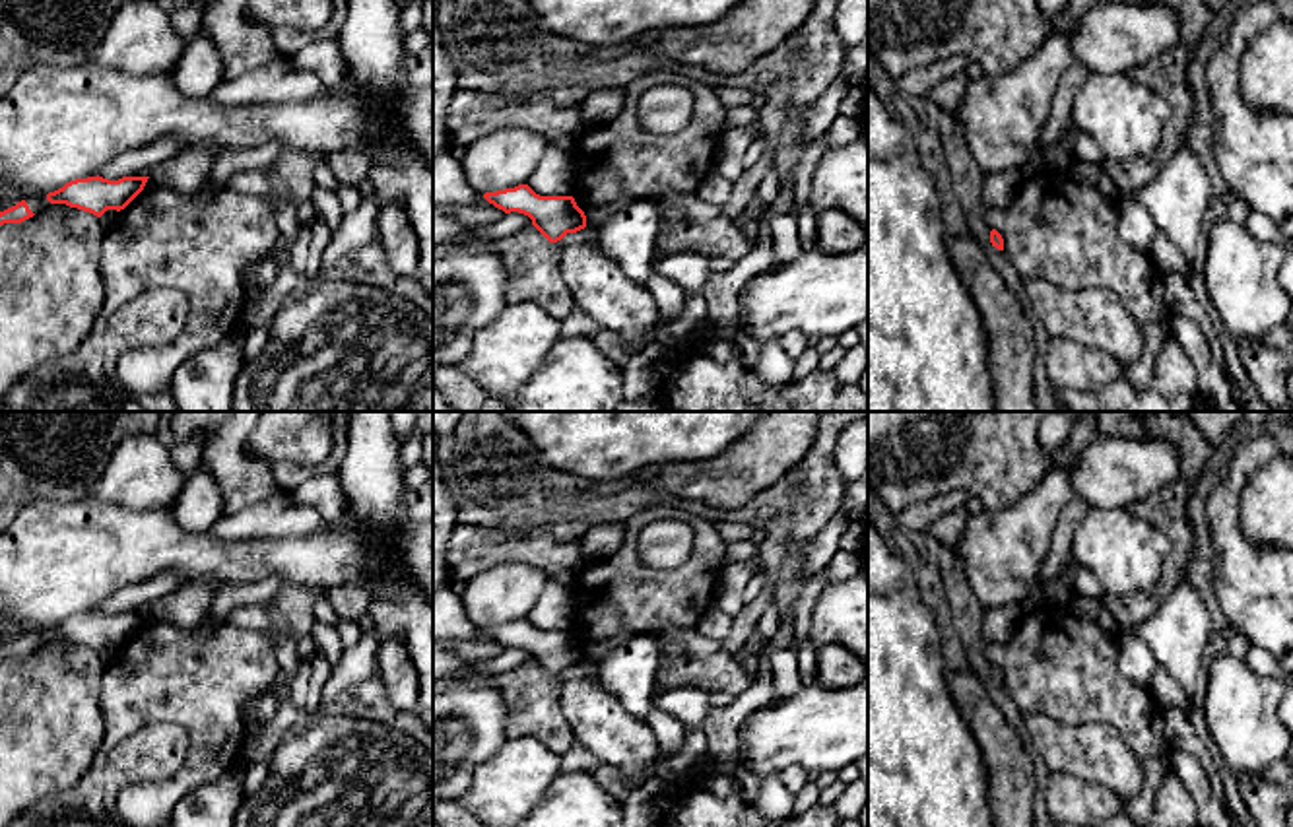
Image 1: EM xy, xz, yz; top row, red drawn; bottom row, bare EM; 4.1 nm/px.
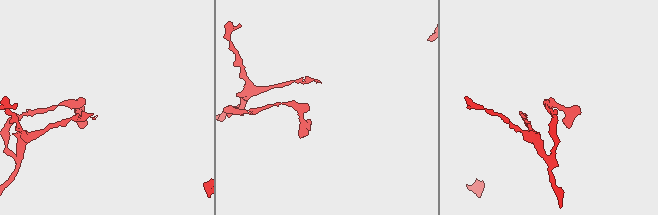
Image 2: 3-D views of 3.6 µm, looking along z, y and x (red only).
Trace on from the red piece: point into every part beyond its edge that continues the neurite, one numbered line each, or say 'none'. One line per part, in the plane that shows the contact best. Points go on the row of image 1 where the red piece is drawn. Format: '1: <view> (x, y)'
none

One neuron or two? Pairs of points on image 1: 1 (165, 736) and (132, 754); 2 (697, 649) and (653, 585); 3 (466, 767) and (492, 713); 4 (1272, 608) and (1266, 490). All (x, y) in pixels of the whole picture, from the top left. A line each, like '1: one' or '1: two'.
1: one
2: two
3: one
4: two

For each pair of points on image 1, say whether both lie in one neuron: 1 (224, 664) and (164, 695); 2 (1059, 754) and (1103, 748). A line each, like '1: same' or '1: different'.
1: same
2: same

